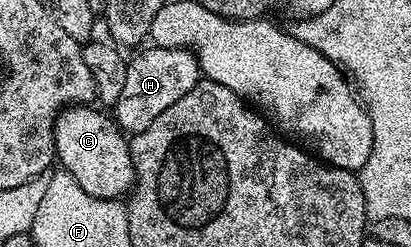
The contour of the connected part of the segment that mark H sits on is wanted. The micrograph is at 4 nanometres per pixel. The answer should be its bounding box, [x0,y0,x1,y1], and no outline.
[112,45,200,133]

